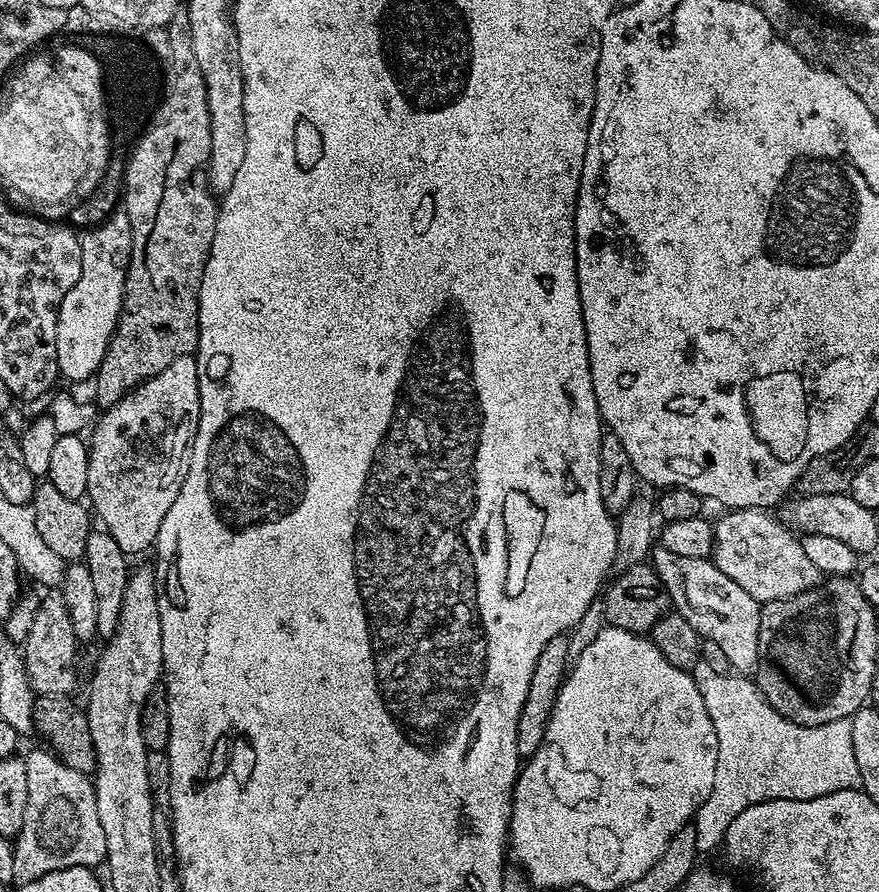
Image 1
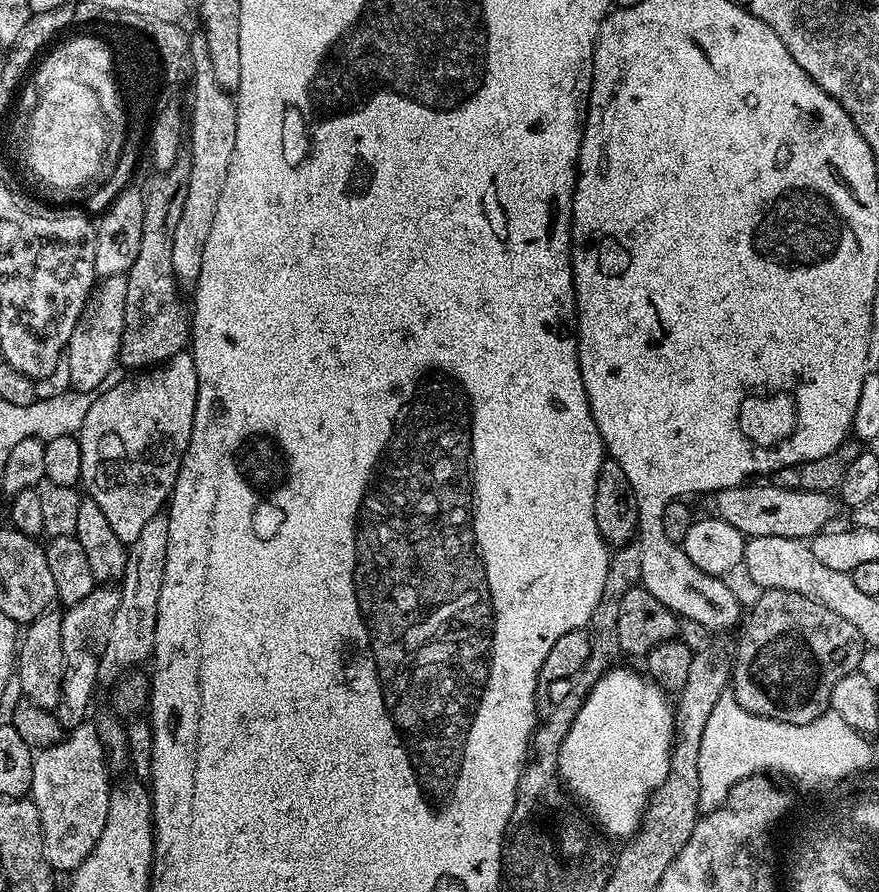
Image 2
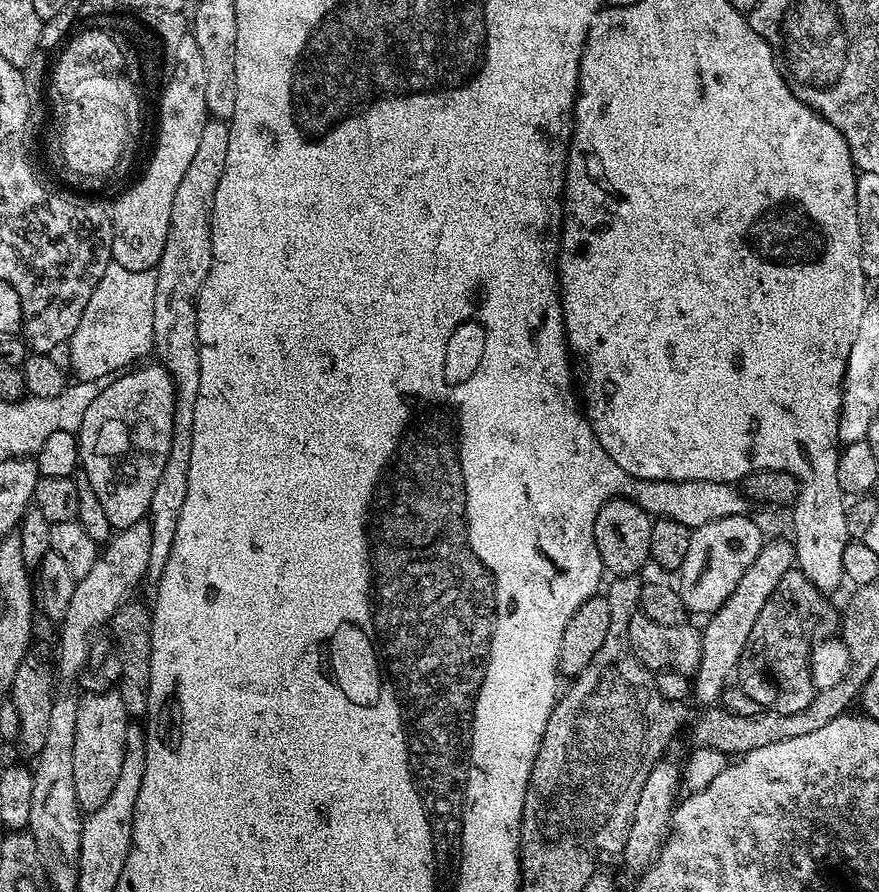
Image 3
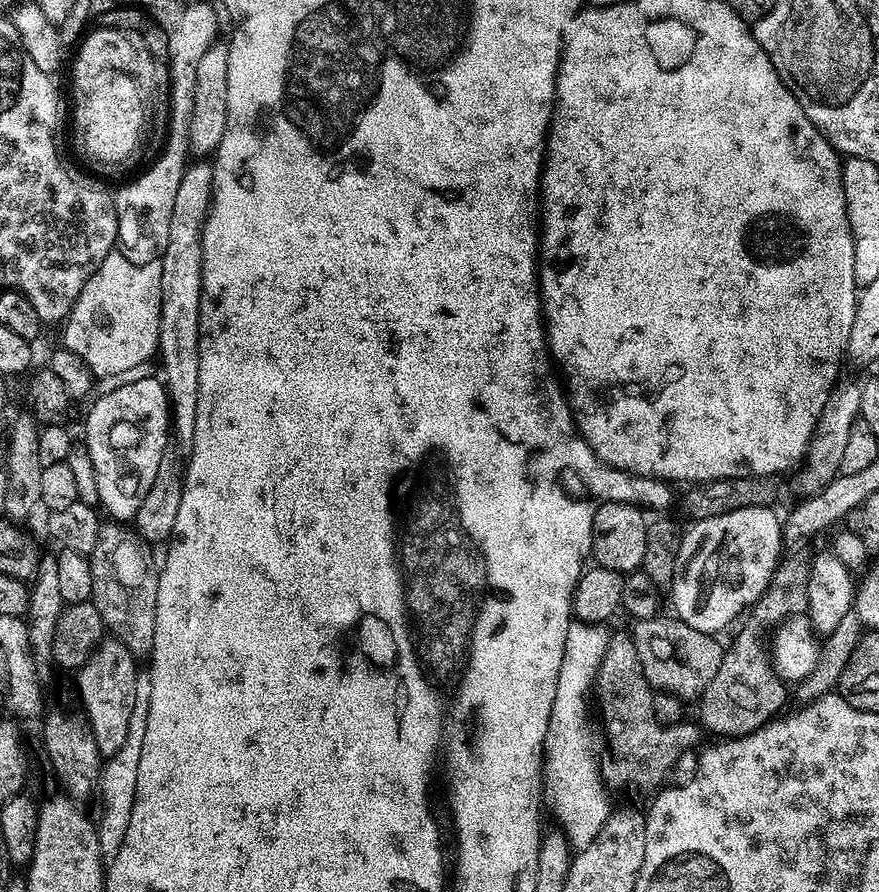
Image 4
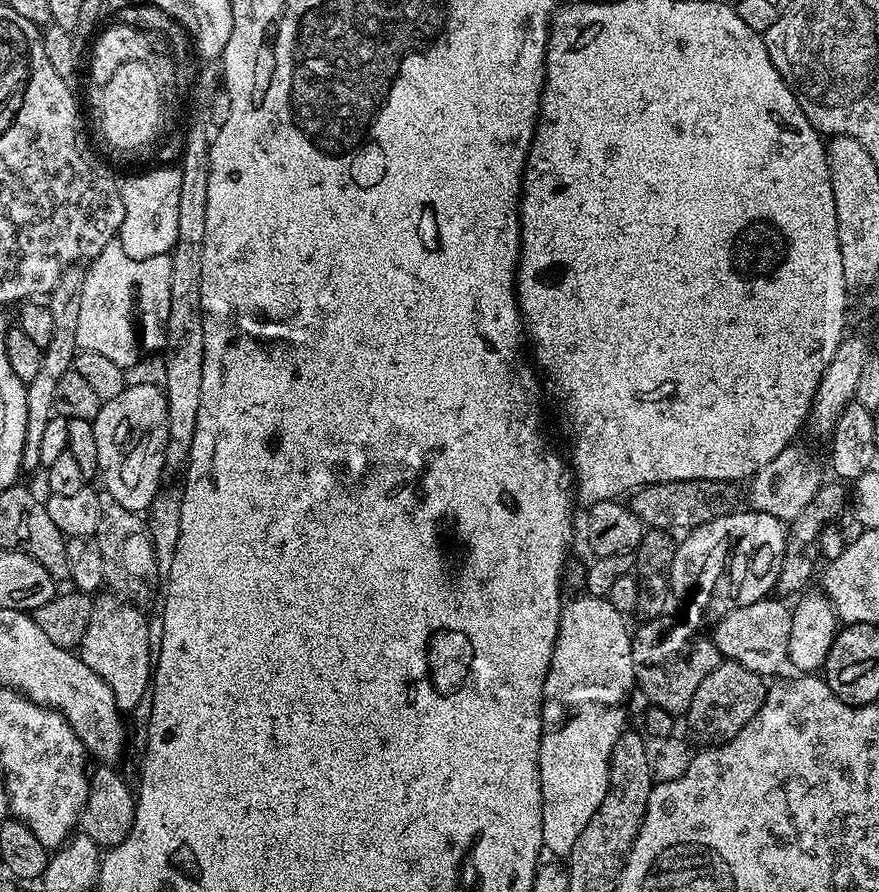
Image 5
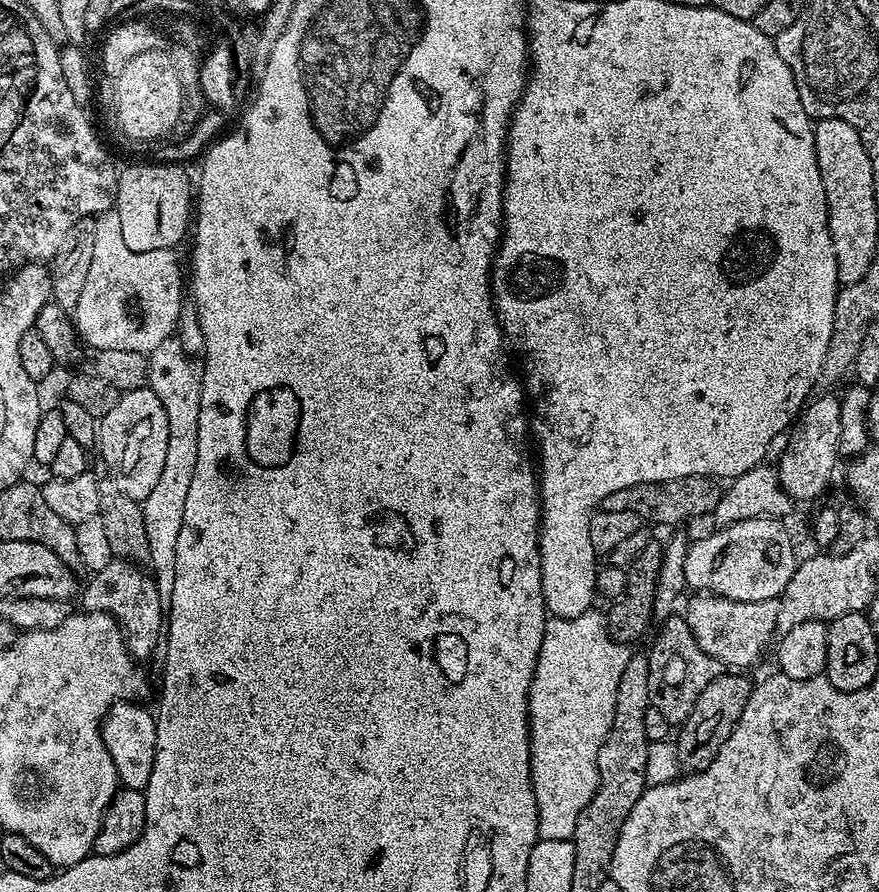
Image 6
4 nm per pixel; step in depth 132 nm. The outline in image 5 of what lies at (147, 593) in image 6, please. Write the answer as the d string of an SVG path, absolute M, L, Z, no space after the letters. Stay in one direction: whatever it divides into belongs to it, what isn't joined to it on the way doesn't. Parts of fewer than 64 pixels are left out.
M116 594L95 597L90 626L78 649L83 667L94 670L106 682L121 713L130 714L138 706L142 694L150 687L154 671L154 637L148 629L149 617L139 612L135 603Z

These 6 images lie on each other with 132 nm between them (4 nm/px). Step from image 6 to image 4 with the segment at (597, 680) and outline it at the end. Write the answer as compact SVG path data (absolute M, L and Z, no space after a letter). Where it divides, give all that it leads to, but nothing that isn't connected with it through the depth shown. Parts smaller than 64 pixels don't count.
M573 622L568 625L568 633L566 634L566 650L562 654L562 666L558 670L558 686L554 690L554 706L550 710L550 722L548 723L548 729L546 730L546 738L544 739L544 770L542 773L542 796L543 799L552 806L552 812L556 815L557 820L561 825L559 827L562 829L564 837L567 839L568 843L573 849L579 850L590 846L590 842L594 842L594 838L598 838L598 834L602 830L602 826L607 822L610 809L608 809L608 802L606 800L606 786L603 782L601 775L601 767L597 764L597 761L592 761L592 752L588 749L588 728L584 725L584 719L588 716L588 696L590 700L590 693L593 691L596 682L596 671L602 660L602 654L606 652L606 646L608 645L609 633L607 631L603 632L605 629L599 625L587 625L581 624L579 622Z

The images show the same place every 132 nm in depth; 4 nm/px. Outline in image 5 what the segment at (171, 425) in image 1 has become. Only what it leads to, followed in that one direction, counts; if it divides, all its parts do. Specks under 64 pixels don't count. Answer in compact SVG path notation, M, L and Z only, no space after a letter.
M128 384L122 390L122 394L118 394L118 398L110 398L101 403L96 419L92 421L92 425L94 426L94 439L98 441L98 462L100 463L98 476L101 481L104 479L103 491L107 495L113 496L122 506L126 506L126 510L139 512L141 514L147 513L148 509L152 507L154 498L161 491L160 475L166 472L164 447L168 441L168 397L165 396L163 387L159 384Z

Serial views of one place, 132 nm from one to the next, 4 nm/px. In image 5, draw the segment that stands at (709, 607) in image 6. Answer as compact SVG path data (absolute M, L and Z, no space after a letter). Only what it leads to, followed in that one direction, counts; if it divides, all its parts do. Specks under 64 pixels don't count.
M765 598L750 606L729 608L711 625L710 638L724 660L733 660L746 666L746 670L761 674L776 672L780 667L785 667L790 646L792 608L784 605L787 603L783 599L772 599Z

